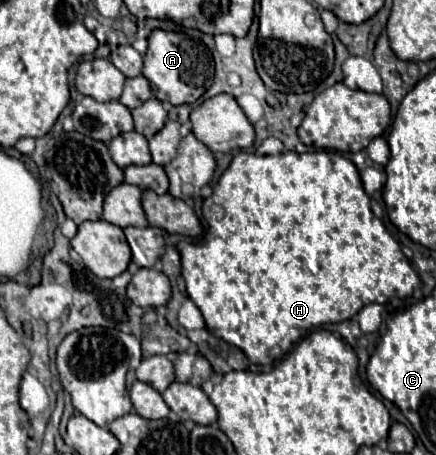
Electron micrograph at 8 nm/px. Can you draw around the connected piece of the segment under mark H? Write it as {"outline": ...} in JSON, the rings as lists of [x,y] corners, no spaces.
{"outline":[[[334,150],[306,152],[306,154],[284,152],[278,156],[256,156],[256,154],[240,152],[238,156],[234,156],[228,170],[220,176],[212,196],[204,200],[202,216],[208,222],[208,232],[204,234],[204,238],[200,242],[181,241],[178,244],[178,252],[182,256],[182,276],[186,280],[186,292],[204,314],[204,320],[210,332],[240,348],[254,364],[271,364],[278,358],[282,358],[300,338],[304,338],[310,330],[322,324],[344,322],[356,316],[356,312],[366,304],[372,304],[372,302],[384,304],[394,296],[410,296],[420,286],[420,278],[416,276],[410,260],[402,254],[400,244],[388,234],[384,224],[374,216],[370,208],[370,198],[364,192],[358,168],[348,158],[340,156]]]}

